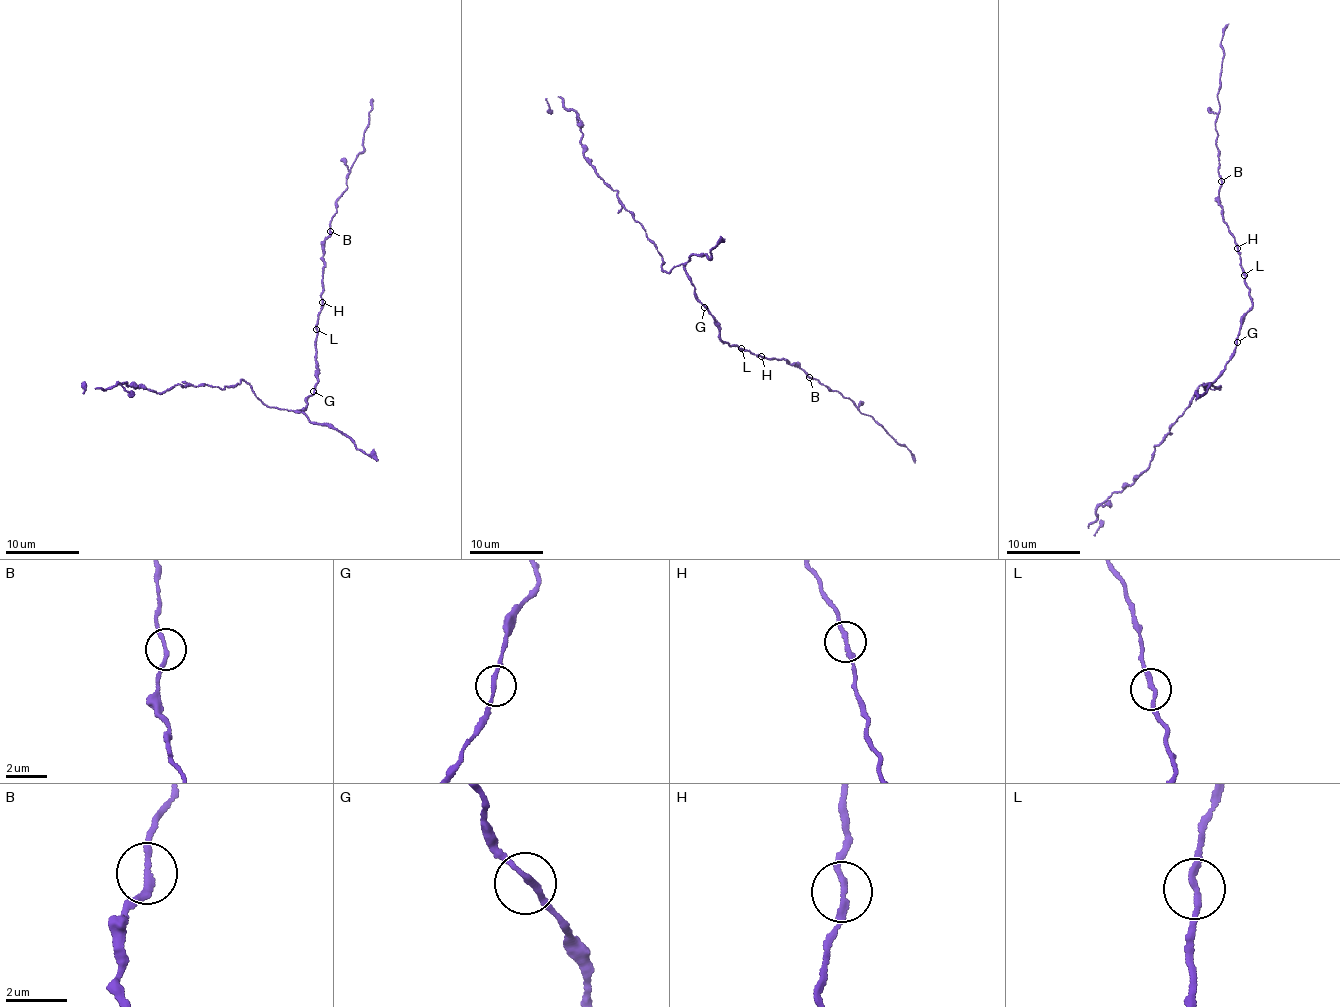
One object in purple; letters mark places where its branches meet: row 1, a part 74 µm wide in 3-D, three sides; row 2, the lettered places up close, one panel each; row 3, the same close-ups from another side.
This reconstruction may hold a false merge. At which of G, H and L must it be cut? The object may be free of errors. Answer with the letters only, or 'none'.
none

